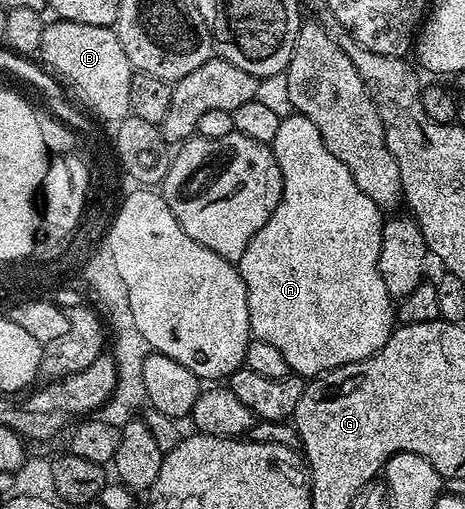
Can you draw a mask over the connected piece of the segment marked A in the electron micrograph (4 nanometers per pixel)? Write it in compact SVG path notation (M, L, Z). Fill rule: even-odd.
M294 113L287 118L280 118L273 150L275 164L281 169L281 177L283 178L281 201L277 205L277 209L273 209L269 221L265 221L265 225L253 237L253 241L249 241L249 249L245 249L245 257L239 259L237 266L247 294L252 336L261 341L269 341L269 345L274 345L285 356L285 361L289 361L292 372L296 376L318 377L327 371L356 363L377 353L377 349L381 349L381 345L385 345L385 341L396 326L397 311L393 306L391 295L385 289L383 274L379 272L381 233L383 232L385 215L377 205L373 205L373 201L369 201L369 197L365 197L365 193L361 193L361 189L357 189L357 181L353 181L353 173L349 173L349 169L345 169L345 165L341 165L341 161L337 161L337 157L333 157L333 153L329 153L321 133L318 132L317 125L313 121L307 120L303 115Z

